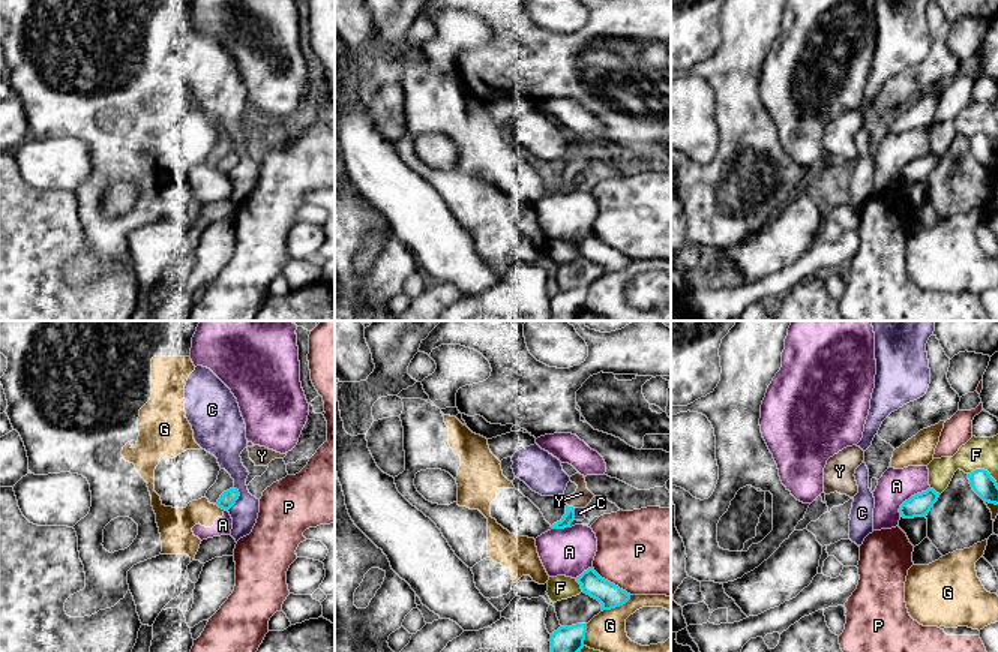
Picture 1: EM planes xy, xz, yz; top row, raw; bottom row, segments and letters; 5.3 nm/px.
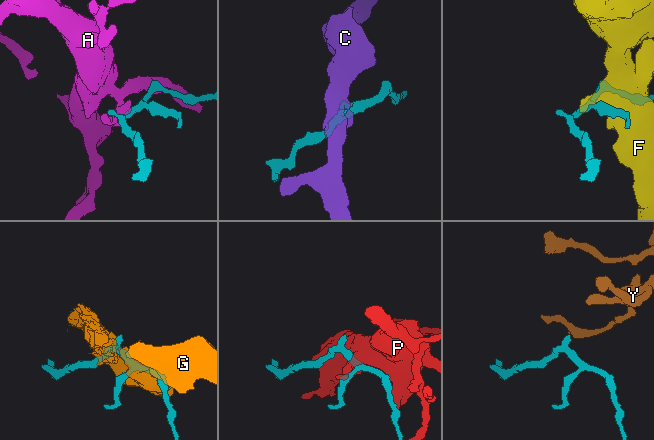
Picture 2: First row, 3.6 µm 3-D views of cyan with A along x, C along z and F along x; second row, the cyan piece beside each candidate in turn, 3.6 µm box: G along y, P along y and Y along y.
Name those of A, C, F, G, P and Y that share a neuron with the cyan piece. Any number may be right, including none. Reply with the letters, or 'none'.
Y

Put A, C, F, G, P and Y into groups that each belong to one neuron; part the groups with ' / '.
A / C / F / G / P / Y

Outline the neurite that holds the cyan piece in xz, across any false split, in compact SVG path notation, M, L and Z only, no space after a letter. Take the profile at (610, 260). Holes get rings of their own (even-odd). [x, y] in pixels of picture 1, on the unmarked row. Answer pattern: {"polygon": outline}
{"polygon": "M593 231L576 241L576 246L584 258L602 268L602 276L620 271L630 264L630 258L602 243Z"}

